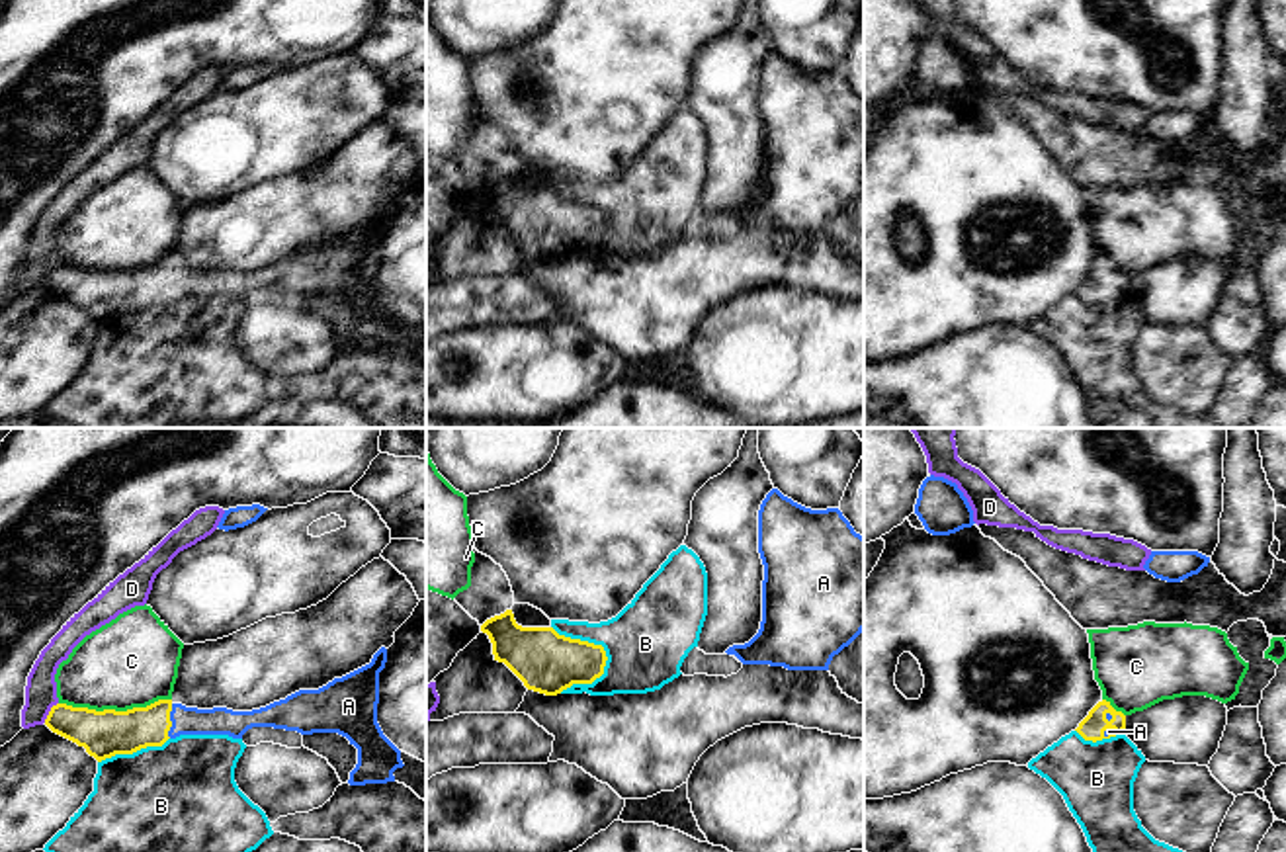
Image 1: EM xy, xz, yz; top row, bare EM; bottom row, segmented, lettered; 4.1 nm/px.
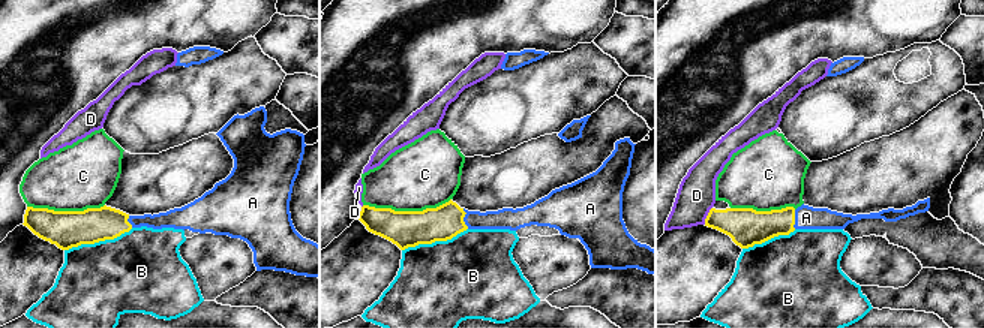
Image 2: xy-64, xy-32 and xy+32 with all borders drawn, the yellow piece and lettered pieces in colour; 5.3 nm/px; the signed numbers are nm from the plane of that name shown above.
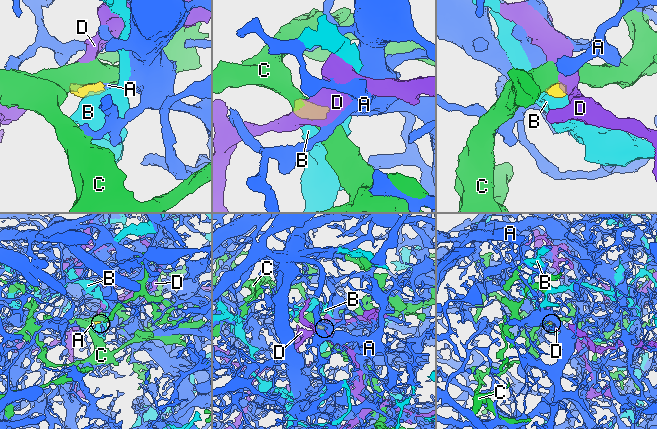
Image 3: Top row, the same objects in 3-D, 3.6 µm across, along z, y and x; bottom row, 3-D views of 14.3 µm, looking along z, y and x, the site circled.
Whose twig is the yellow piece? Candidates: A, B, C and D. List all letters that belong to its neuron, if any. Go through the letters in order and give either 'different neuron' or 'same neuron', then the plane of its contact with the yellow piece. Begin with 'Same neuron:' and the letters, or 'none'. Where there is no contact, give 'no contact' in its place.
Same neuron: A
A: same neuron; contact in xy
B: different neuron; contact in xz
C: different neuron; contact in xy
D: different neuron; contact in xy

